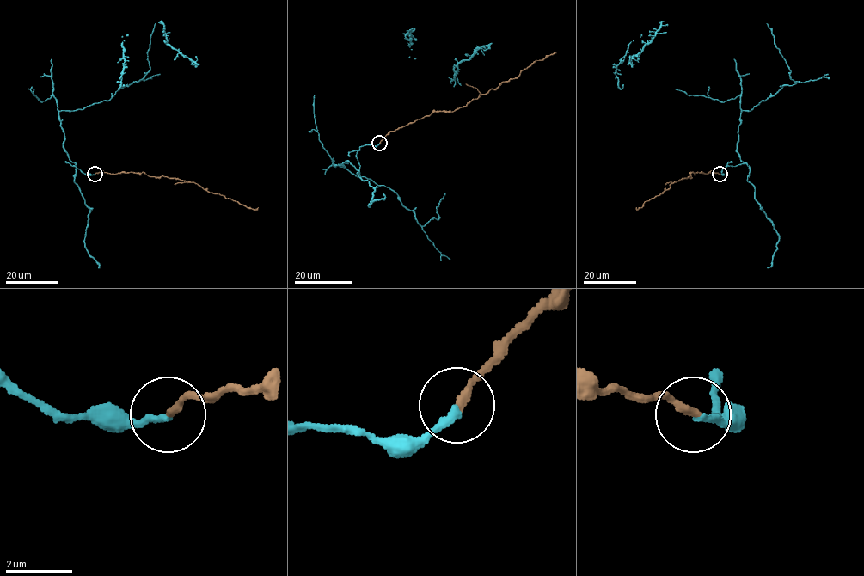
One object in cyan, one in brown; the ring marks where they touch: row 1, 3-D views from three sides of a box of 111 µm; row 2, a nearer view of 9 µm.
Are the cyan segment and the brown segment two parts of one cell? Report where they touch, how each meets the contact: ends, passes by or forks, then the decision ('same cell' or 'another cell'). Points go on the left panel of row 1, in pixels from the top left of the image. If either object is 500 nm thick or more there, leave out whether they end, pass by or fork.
place (94, 174); cyan ends; brown ends; same cell

